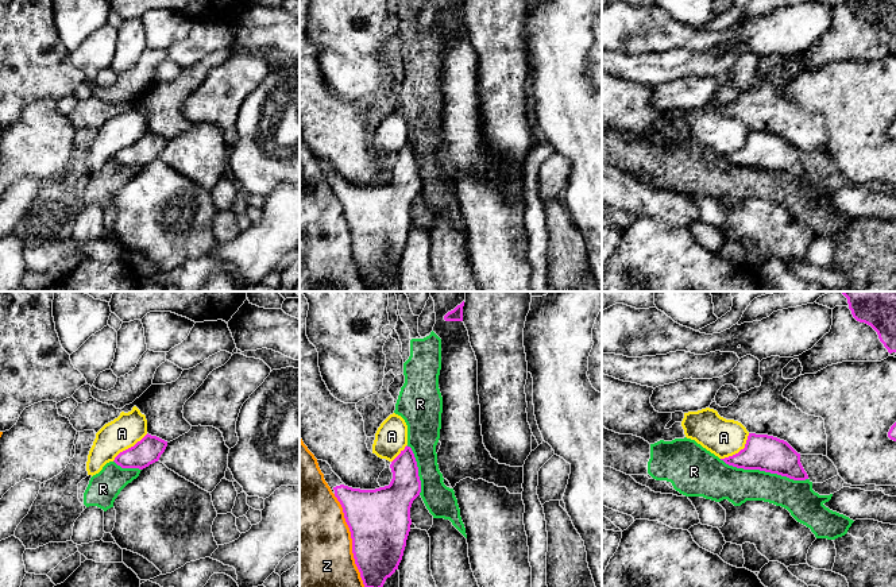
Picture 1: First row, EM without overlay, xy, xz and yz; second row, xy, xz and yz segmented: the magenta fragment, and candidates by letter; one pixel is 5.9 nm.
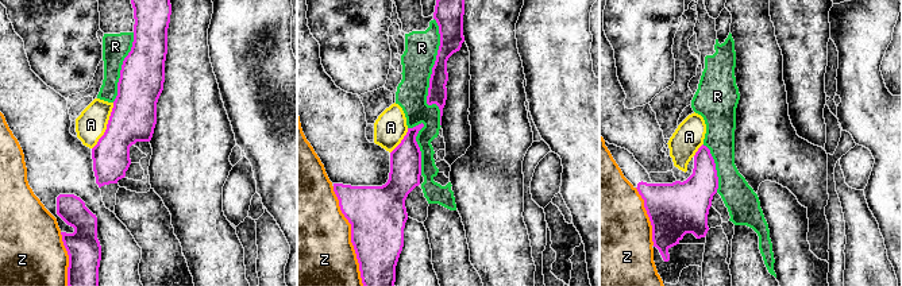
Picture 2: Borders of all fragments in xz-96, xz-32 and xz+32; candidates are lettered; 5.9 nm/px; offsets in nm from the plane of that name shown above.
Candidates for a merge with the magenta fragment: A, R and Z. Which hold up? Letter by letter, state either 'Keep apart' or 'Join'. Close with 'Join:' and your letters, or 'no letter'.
A: Keep apart
R: Keep apart
Z: Keep apart
Join: no letter

